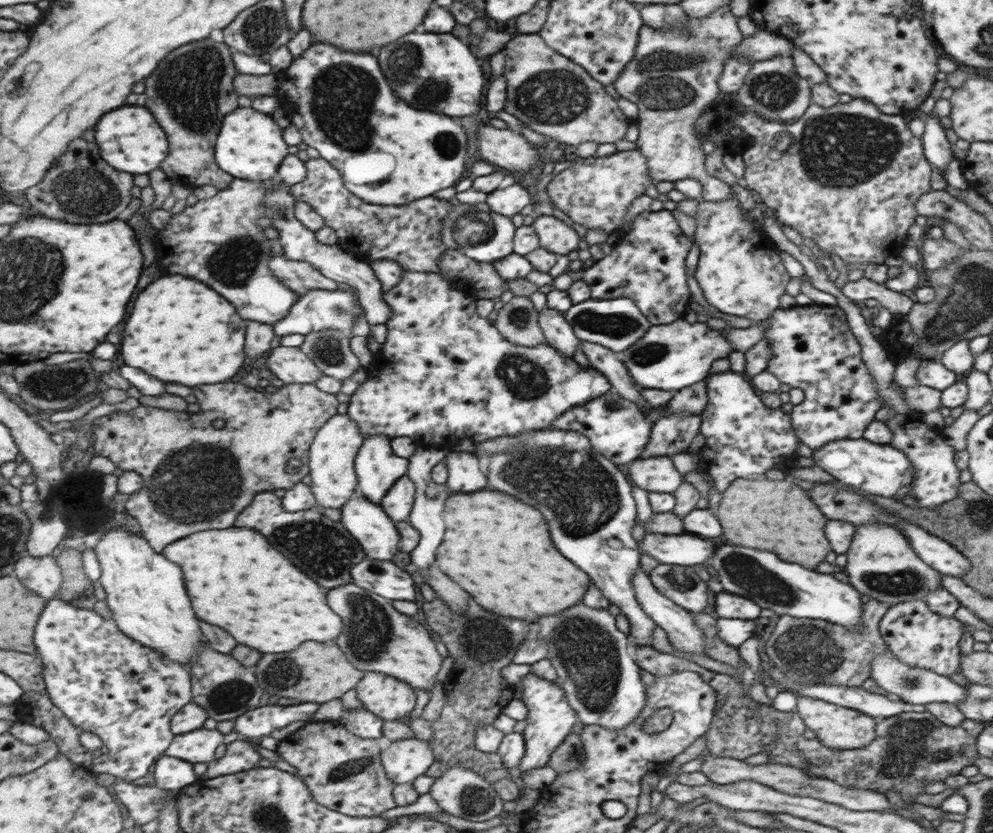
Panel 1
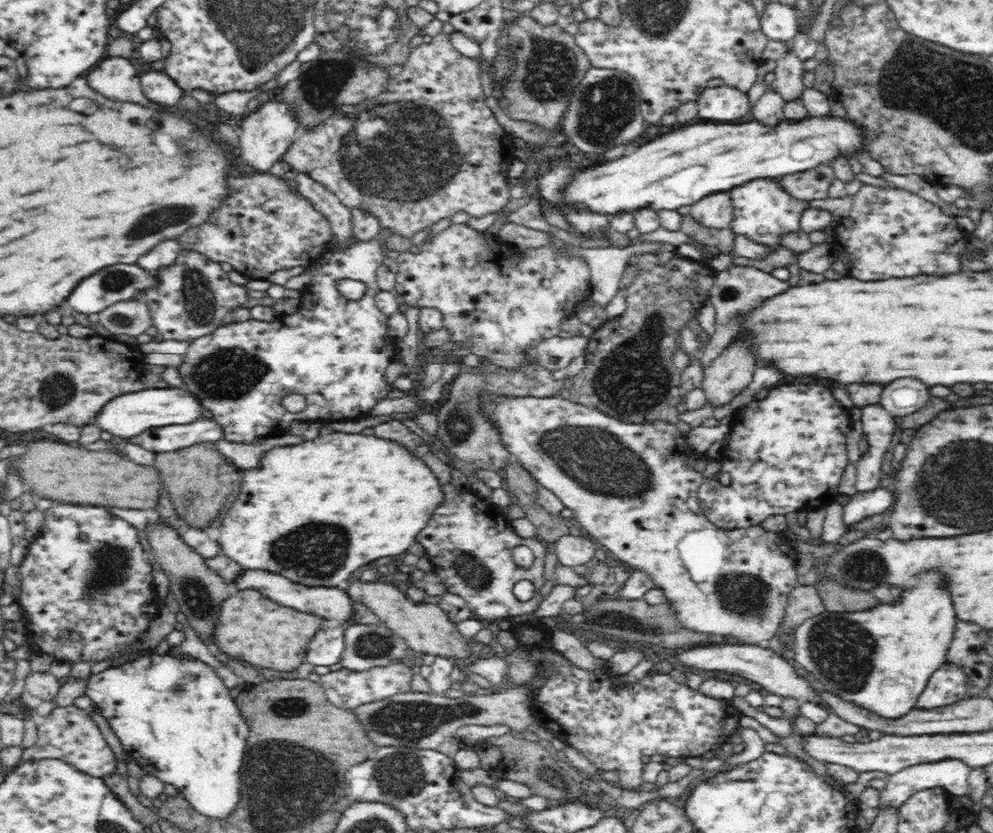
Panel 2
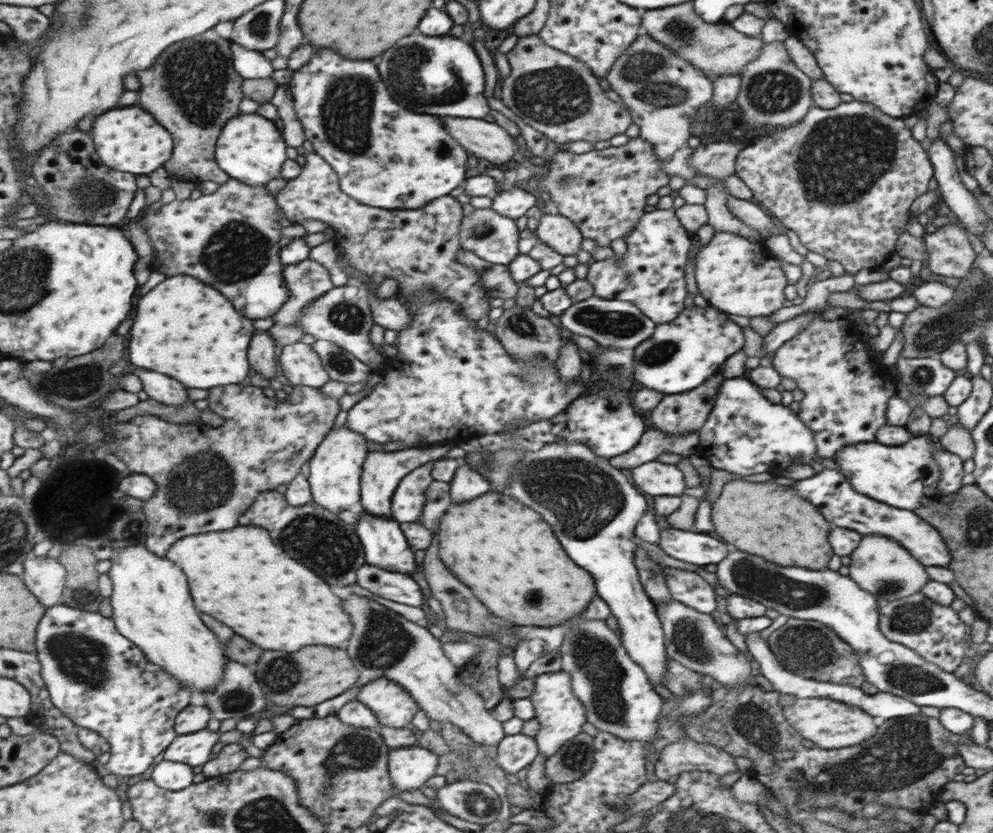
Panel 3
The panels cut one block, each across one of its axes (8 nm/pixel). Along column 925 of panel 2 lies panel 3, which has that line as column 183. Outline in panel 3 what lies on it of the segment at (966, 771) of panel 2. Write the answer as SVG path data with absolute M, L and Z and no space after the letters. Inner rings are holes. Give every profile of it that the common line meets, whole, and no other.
M167 759L156 762L151 777L157 785L169 791L183 791L193 784L193 766Z

